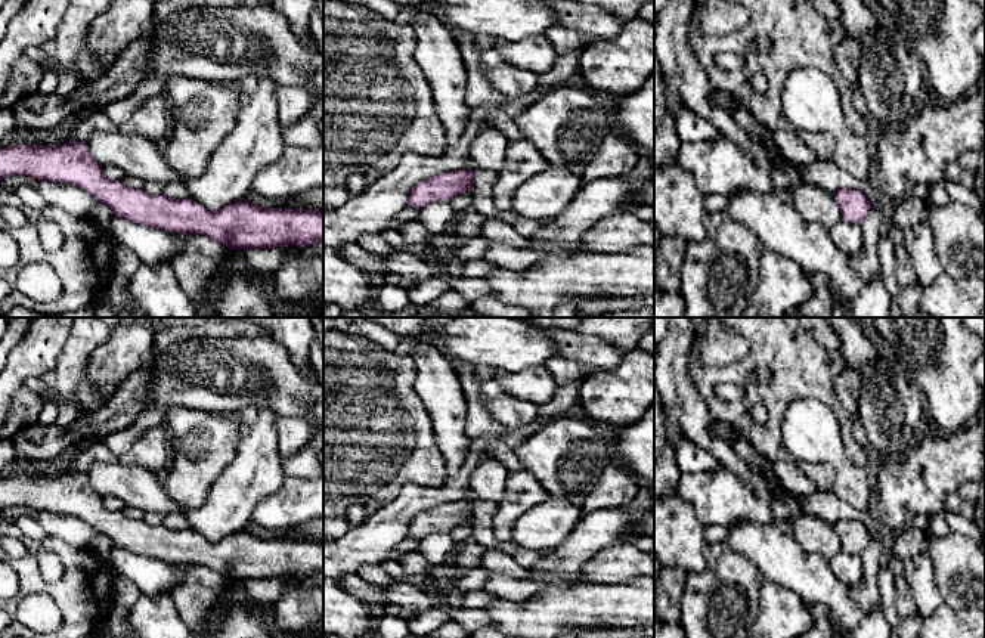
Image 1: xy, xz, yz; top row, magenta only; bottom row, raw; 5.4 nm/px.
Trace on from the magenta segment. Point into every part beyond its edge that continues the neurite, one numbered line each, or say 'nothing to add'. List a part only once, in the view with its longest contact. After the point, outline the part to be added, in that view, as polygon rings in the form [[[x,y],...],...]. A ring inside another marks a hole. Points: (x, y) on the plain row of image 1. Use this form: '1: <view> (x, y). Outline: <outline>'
nothing to add

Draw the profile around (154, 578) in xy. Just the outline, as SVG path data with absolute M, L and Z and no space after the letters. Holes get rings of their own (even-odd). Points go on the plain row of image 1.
M120 546L112 549L109 564L117 574L130 580L140 594L151 598L171 594L192 567L192 564L177 564L137 555Z

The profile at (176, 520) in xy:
M171 512L167 514L164 524L171 530L186 530L189 529L189 523L185 514L182 512Z

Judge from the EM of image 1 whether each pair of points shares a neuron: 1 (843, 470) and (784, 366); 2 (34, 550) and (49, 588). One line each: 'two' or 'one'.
1: two
2: one

